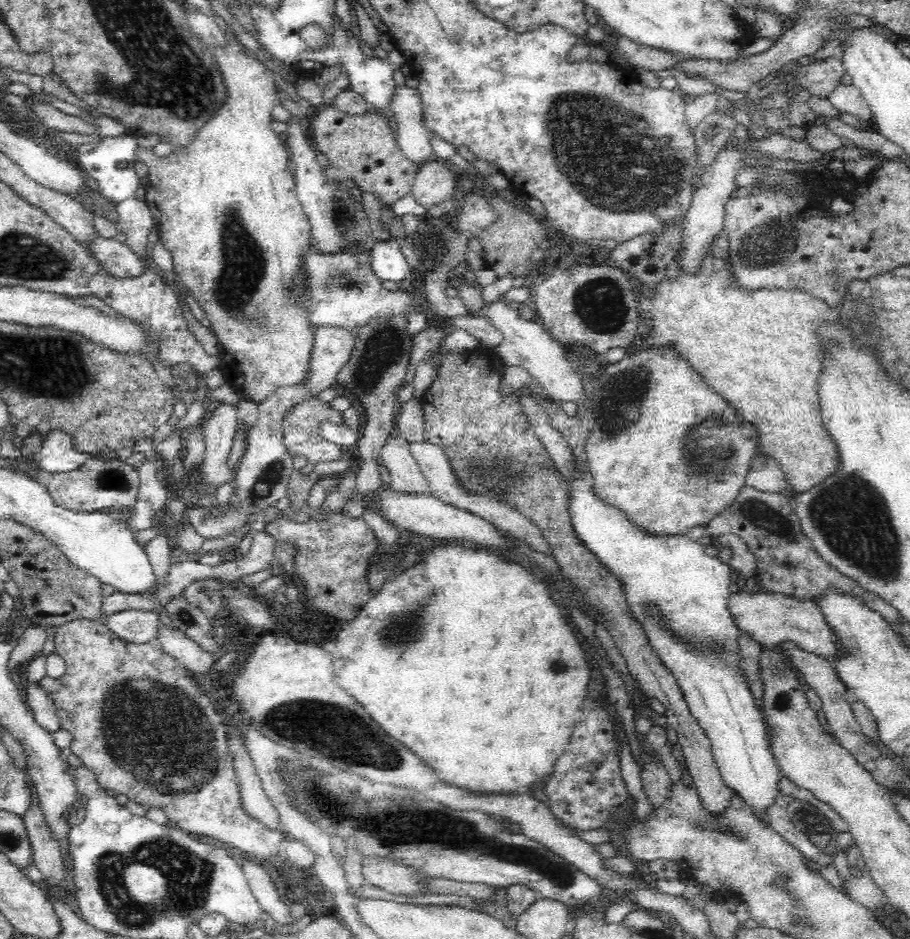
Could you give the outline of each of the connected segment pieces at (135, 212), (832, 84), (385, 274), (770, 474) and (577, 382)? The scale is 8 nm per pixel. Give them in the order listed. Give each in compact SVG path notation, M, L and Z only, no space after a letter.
M135 196L126 198L116 204L116 212L118 212L116 228L126 236L126 245L138 256L142 256L142 260L148 262L147 256L151 246L147 238L155 222L145 200Z
M833 54L831 57L812 60L800 66L794 73L791 83L807 88L811 95L828 98L840 84L840 78L844 73L842 61L837 54Z
M377 240L370 247L371 265L378 278L399 282L410 276L409 266L396 240Z
M753 457L748 464L744 484L762 492L784 492L787 480L778 468L774 460Z
M449 273L446 276L446 282L448 286L457 290L457 298L460 298L465 308L469 310L469 314L480 314L504 336L502 346L496 351L506 366L525 368L544 386L548 397L558 403L571 407L584 400L582 378L570 371L565 360L566 347L553 341L543 325L536 322L533 316L524 313L518 306L503 299L486 304L482 297L481 286L474 282L469 275L452 276Z

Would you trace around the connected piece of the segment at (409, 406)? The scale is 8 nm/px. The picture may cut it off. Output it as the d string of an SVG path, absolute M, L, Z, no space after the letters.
M413 397L406 404L402 404L397 408L395 417L395 433L404 437L408 442L424 441L425 430L424 413L421 403Z

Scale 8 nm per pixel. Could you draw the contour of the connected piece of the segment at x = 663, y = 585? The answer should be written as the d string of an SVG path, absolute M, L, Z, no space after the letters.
M587 471L573 488L572 515L574 528L585 545L625 581L627 604L634 608L636 613L639 611L638 605L643 601L656 601L664 608L665 616L669 616L669 624L673 624L677 632L697 635L701 640L725 640L725 644L737 644L738 629L732 623L727 602L730 595L728 582L732 570L730 565L721 562L718 556L710 556L700 541L691 540L686 535L658 539L638 534L622 515L618 515L618 511L610 511L608 507L602 507L602 503L594 499L594 495L590 494Z

